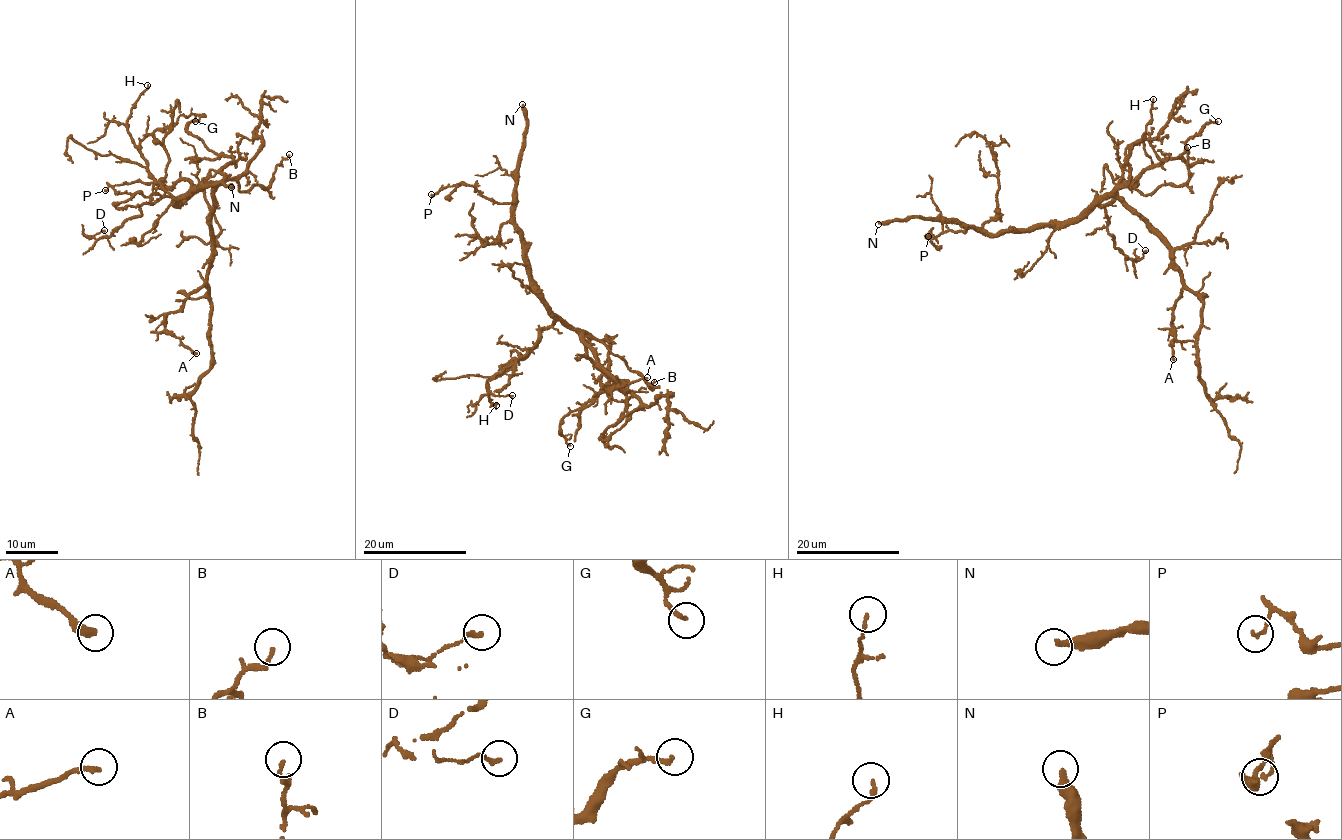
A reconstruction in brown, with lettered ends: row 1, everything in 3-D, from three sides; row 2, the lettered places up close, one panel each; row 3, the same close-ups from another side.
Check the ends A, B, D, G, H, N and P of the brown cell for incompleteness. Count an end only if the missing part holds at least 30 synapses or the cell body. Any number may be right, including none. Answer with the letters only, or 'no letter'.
N

